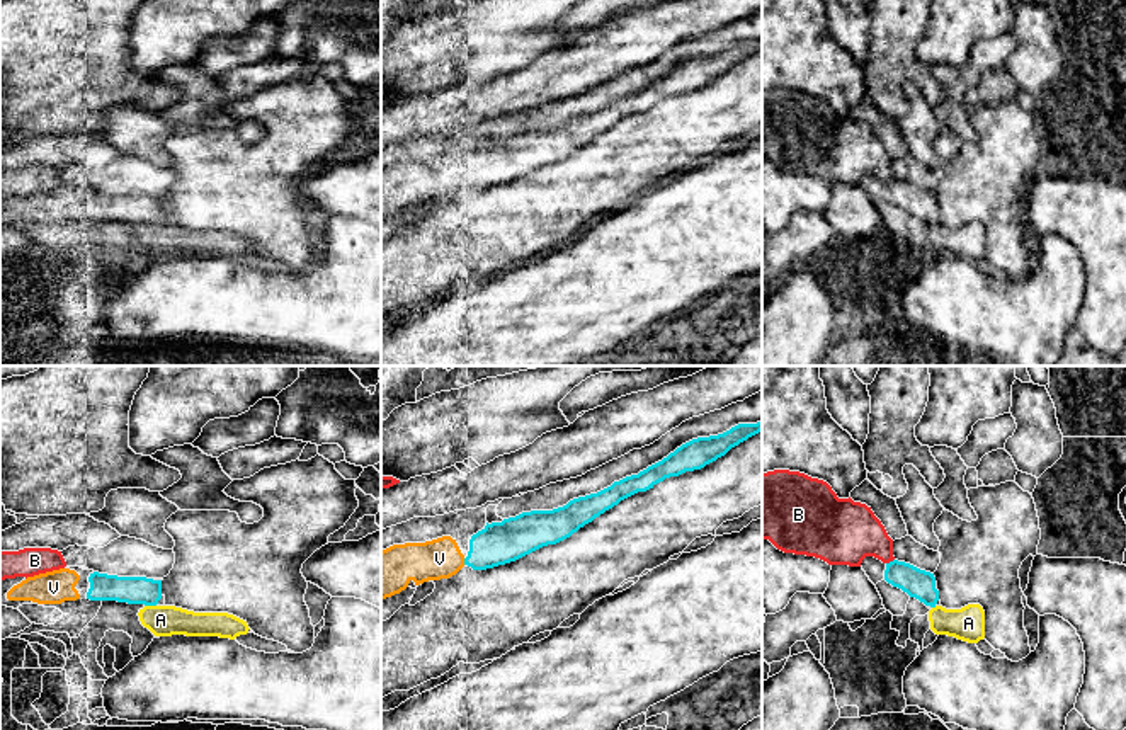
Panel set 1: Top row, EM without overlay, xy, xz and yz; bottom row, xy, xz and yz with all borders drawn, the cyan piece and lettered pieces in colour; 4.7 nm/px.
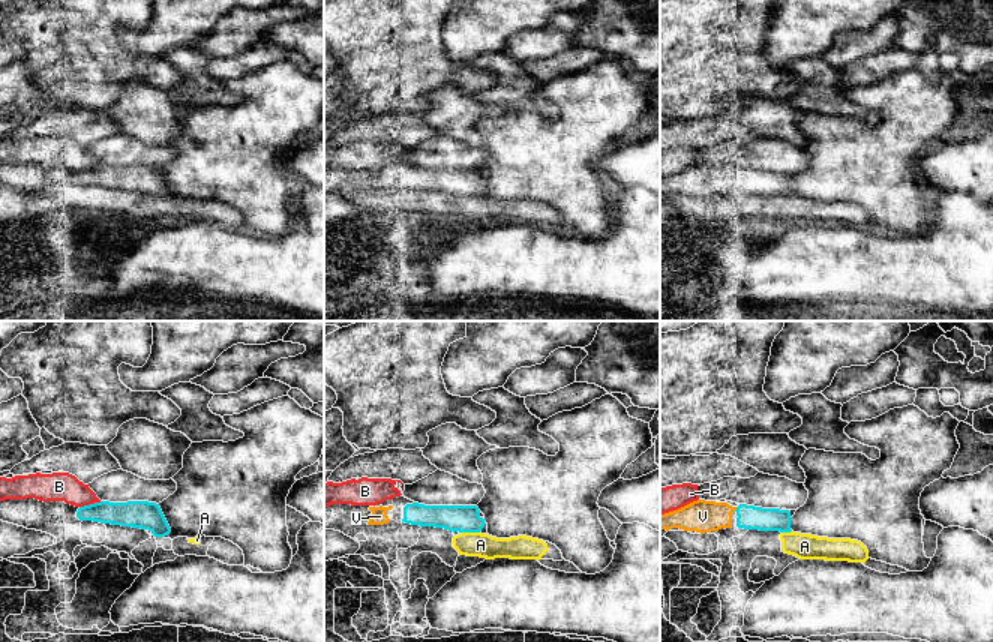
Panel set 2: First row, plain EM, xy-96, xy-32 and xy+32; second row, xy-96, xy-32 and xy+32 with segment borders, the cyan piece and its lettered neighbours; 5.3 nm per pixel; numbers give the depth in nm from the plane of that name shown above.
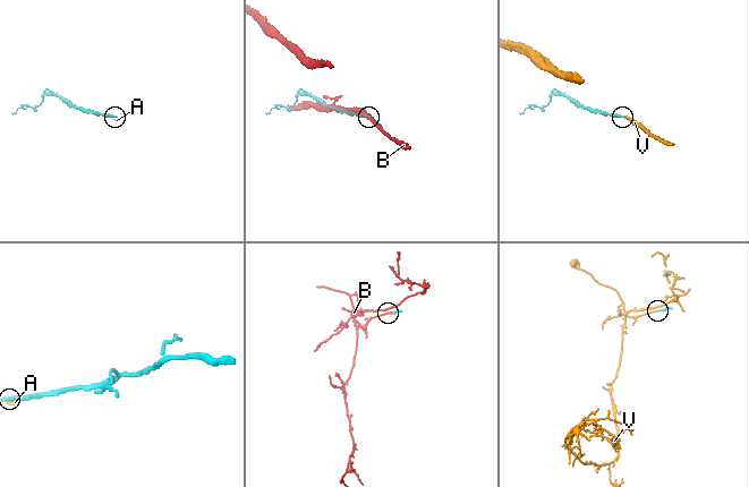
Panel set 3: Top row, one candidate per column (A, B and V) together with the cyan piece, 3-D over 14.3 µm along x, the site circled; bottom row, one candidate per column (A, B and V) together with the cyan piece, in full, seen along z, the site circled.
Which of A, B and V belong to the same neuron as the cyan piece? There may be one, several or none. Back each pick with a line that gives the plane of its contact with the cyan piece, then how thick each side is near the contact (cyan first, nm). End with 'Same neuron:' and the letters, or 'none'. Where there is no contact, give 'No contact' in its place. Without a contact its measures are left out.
V: Touches cyan in xz. Thickness 200 nm (cyan) against 190 nm
Same neuron: V

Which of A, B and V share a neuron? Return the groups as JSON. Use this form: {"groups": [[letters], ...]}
{"groups": [["A"], ["B"], ["V"]]}

